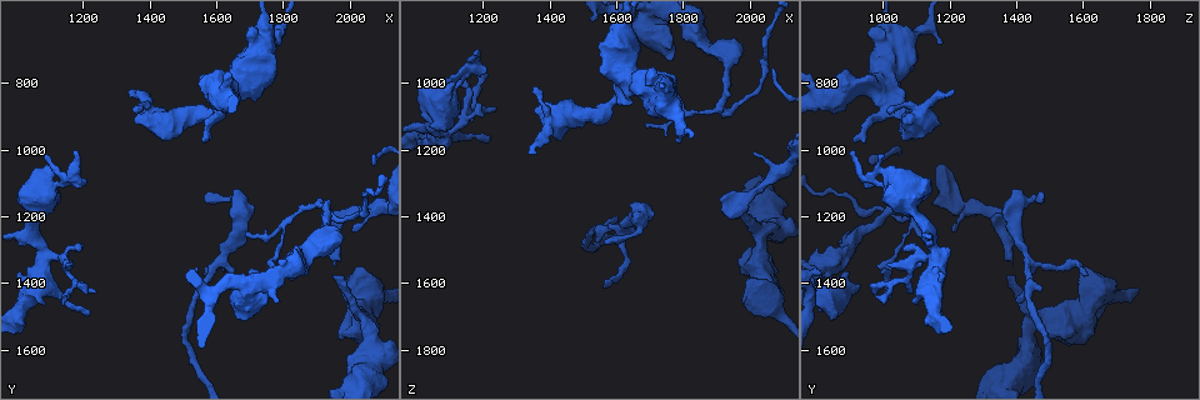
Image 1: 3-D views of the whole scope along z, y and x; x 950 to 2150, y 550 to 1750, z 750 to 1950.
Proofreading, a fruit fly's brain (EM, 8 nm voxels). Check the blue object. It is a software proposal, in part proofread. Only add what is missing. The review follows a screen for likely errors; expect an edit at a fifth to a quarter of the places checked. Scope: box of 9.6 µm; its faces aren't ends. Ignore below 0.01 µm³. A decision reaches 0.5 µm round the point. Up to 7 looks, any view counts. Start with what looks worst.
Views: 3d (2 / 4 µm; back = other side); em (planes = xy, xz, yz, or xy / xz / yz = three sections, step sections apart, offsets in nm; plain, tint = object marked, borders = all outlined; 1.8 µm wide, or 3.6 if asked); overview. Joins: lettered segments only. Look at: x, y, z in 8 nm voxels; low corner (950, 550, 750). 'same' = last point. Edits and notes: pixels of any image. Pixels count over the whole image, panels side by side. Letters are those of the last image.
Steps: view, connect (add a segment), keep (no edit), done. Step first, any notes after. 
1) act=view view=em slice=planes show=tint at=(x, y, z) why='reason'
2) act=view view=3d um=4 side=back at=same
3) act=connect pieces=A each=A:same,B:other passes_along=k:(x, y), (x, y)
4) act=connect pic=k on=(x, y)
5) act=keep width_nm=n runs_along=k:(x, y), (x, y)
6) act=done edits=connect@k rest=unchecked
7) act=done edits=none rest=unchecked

act=view view=em slice=xz step=8 show=borders at=(1600, 1460, 1400) why='an open end'

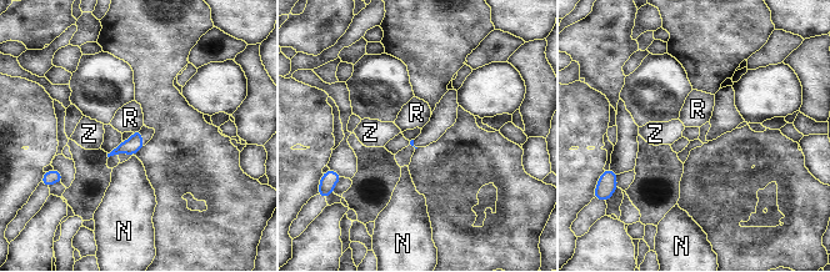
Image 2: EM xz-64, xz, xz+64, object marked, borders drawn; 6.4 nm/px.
act=view view=em slice=planes show=borders at=same

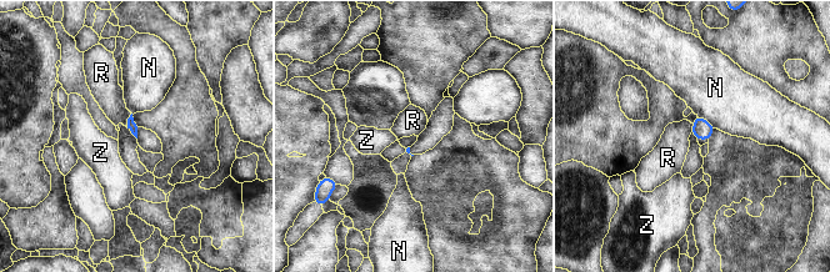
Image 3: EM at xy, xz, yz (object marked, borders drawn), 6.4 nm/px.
act=keep each=N:other,R:other,Z:other border=3:(131, 114), (126, 126) found='none of them fits'

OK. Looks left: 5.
act=view view=3d um=2 side=back at=(1970, 1350, 1380) why='an open end'

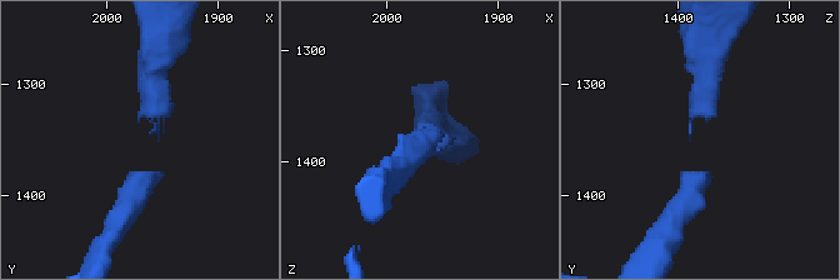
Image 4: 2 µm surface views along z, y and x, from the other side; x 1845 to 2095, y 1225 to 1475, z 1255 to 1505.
act=view view=em slice=planes show=borders at=(1960, 1346, 1392)

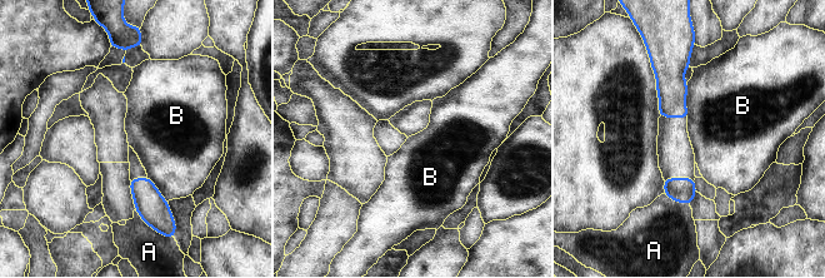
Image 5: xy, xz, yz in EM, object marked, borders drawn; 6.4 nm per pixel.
act=keep longest_contact=B:240nm each=A:other,B:other border=5:(686, 83), (688, 119) found='no lettered segment goes on from it'

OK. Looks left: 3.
act=view view=em slice=xy step=16 show=borders at=(1670, 1120, 1390) why='thick end'

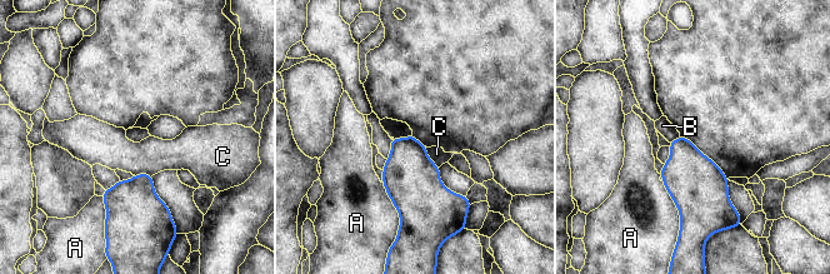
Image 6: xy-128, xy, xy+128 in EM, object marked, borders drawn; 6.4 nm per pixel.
act=view view=em slice=planes show=borders at=same why='cut it another way'

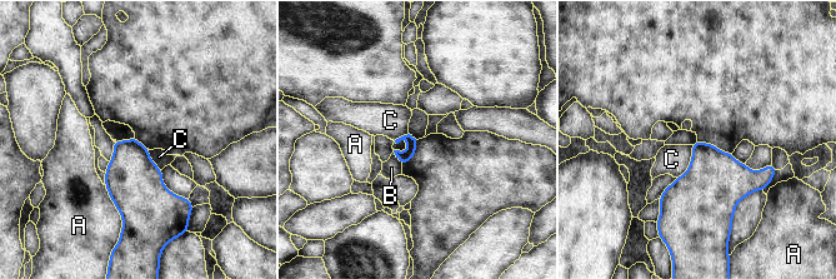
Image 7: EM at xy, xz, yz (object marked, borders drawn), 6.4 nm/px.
act=keep each=A:other,B:other,C:other border=7:(692, 145), (690, 164), (676, 178) found='none of them fits'

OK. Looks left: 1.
act=done edits=none rest=unchecked

